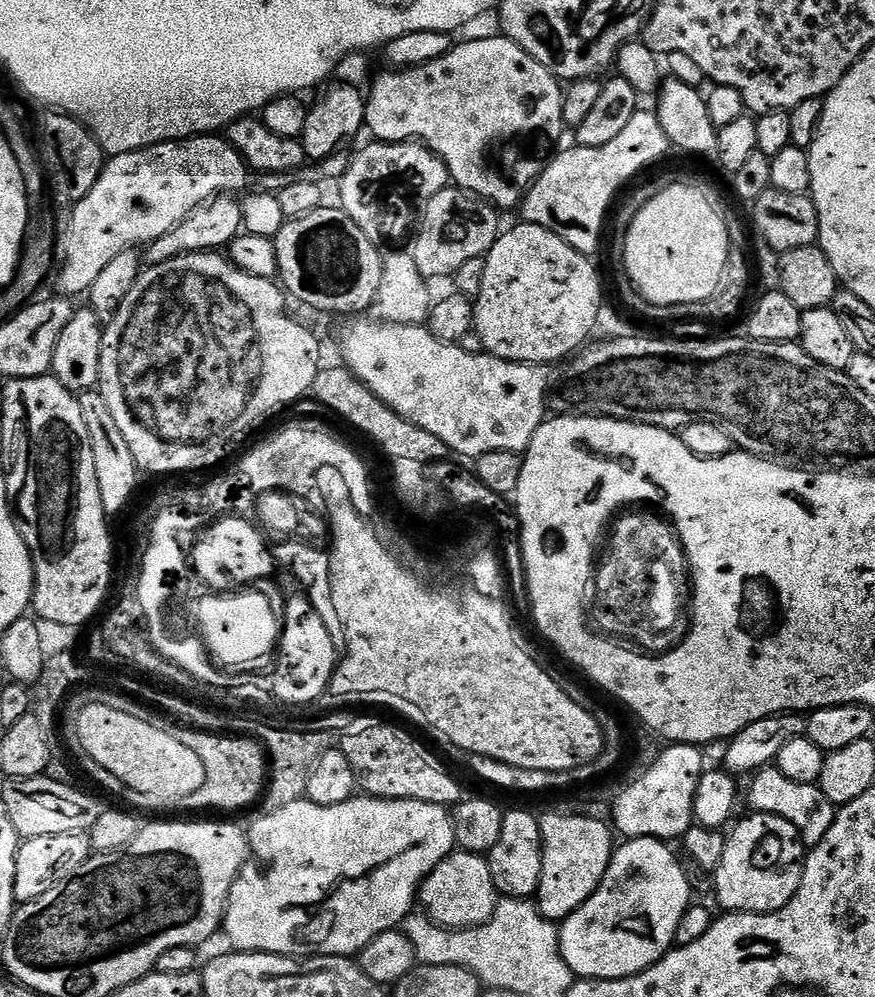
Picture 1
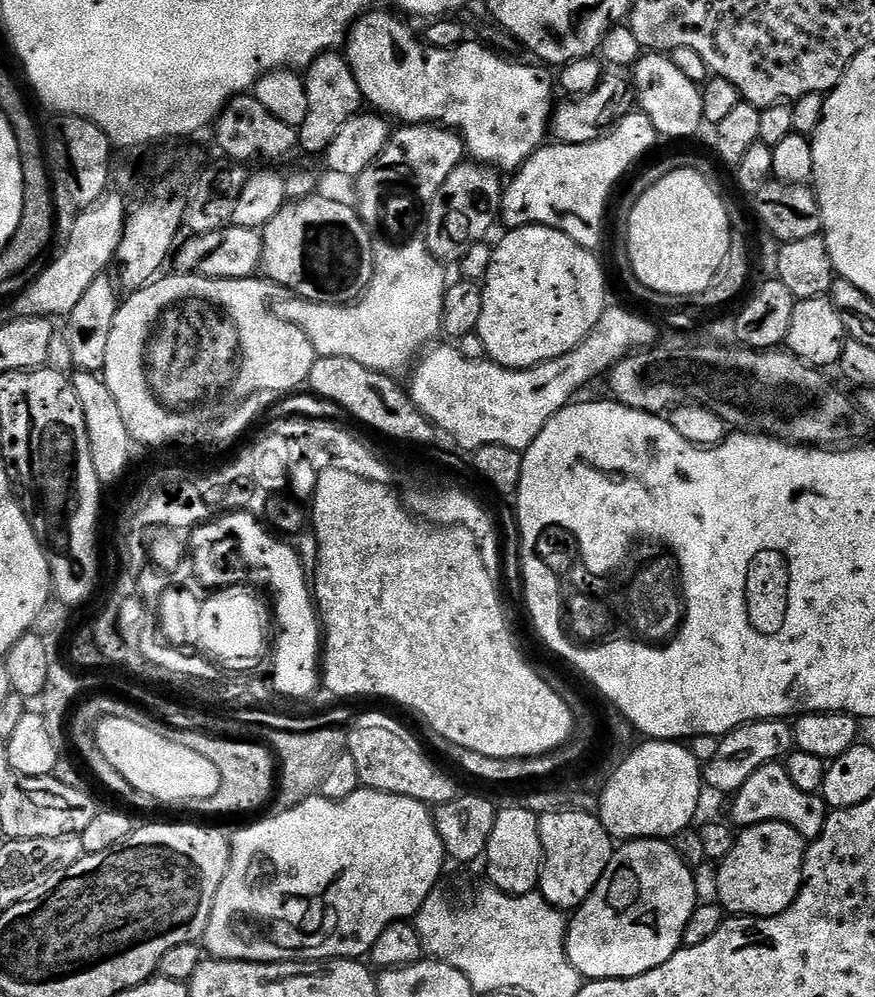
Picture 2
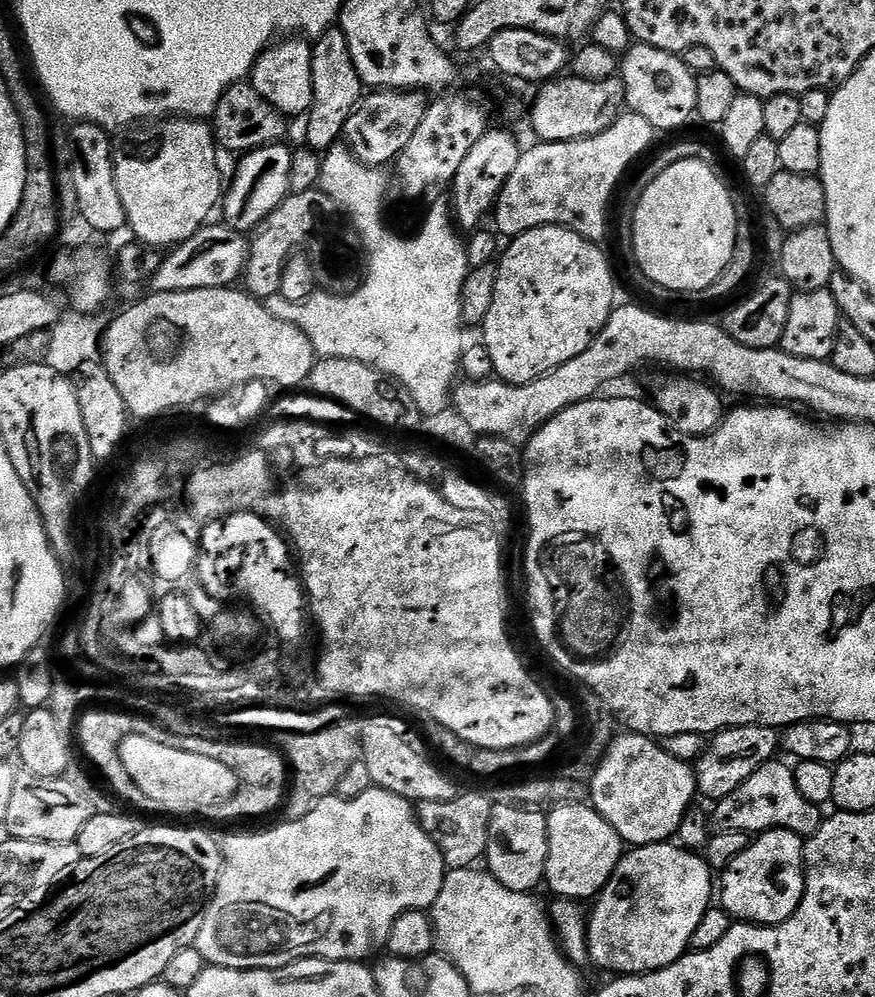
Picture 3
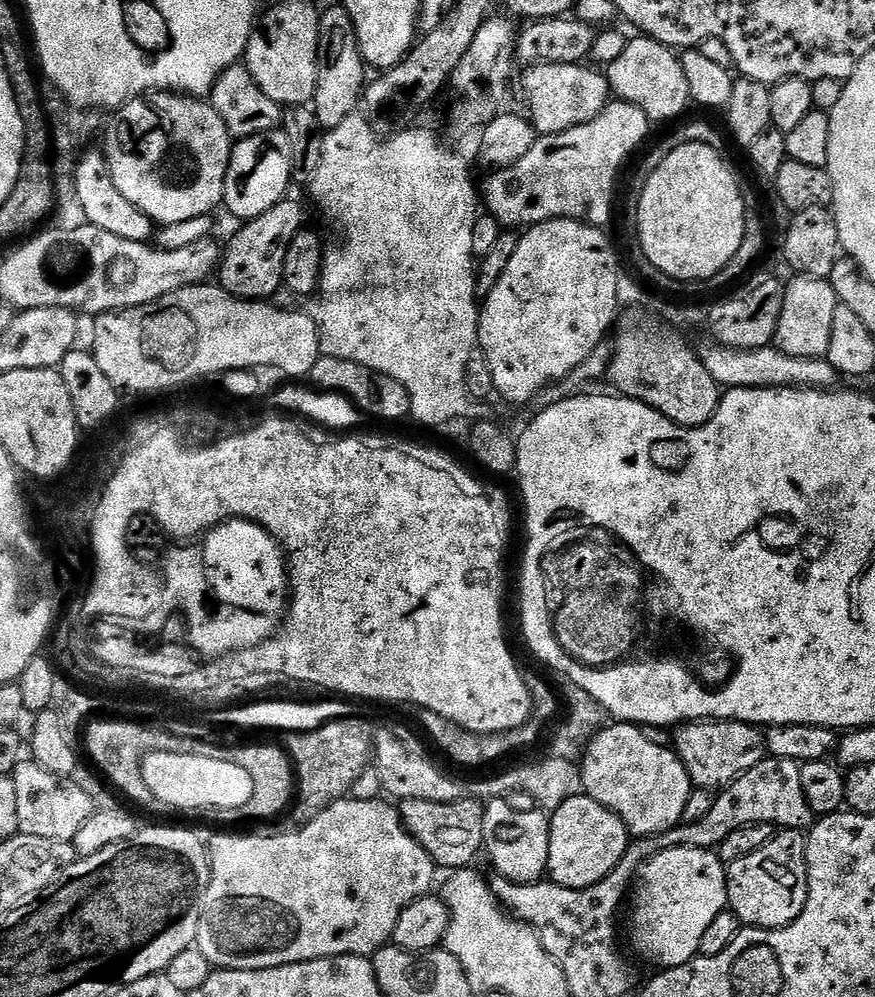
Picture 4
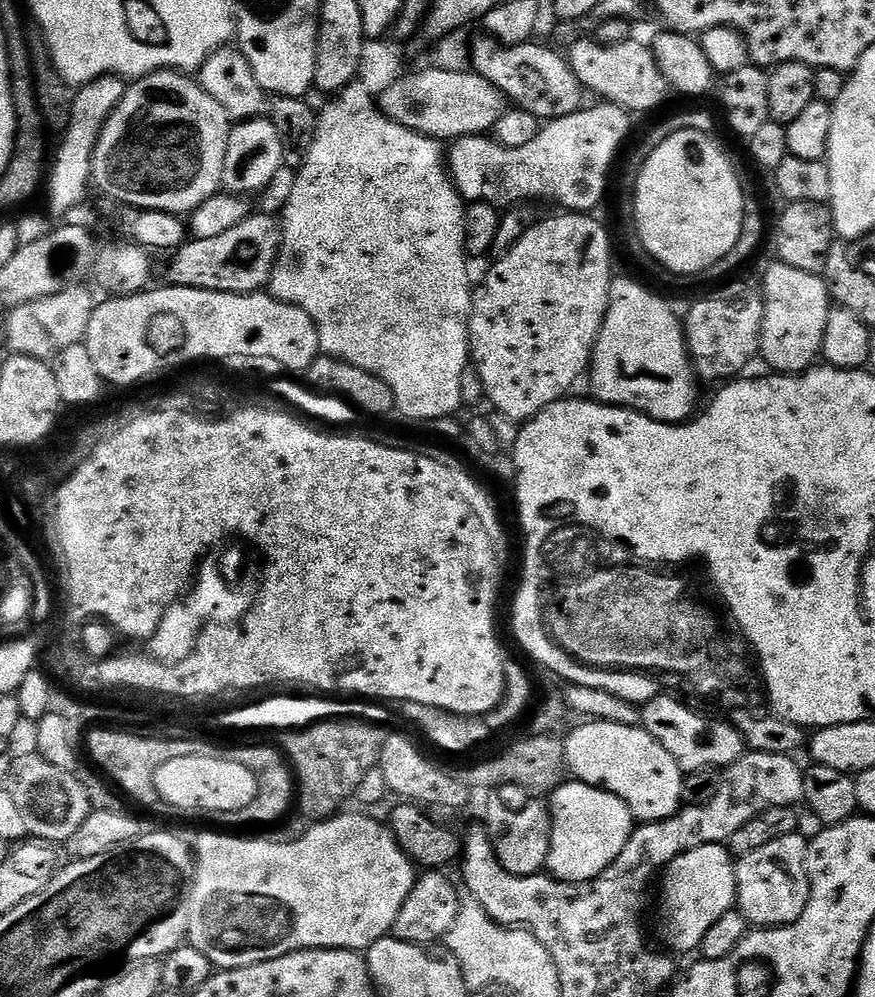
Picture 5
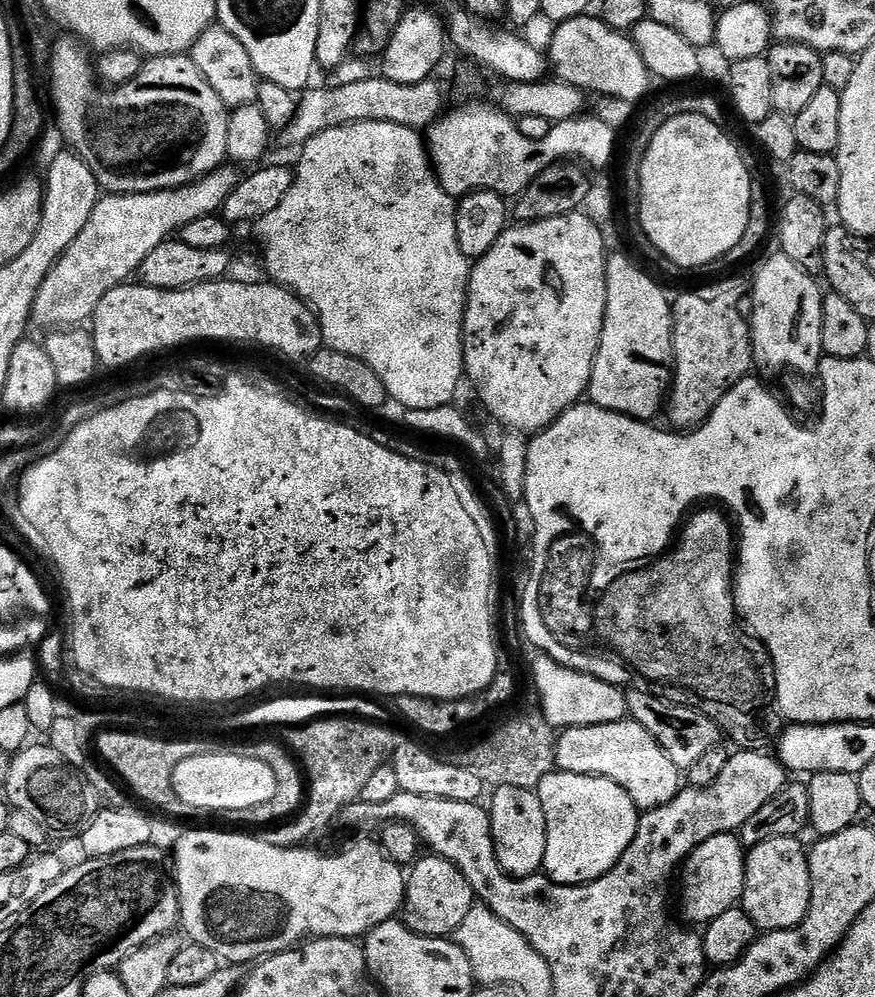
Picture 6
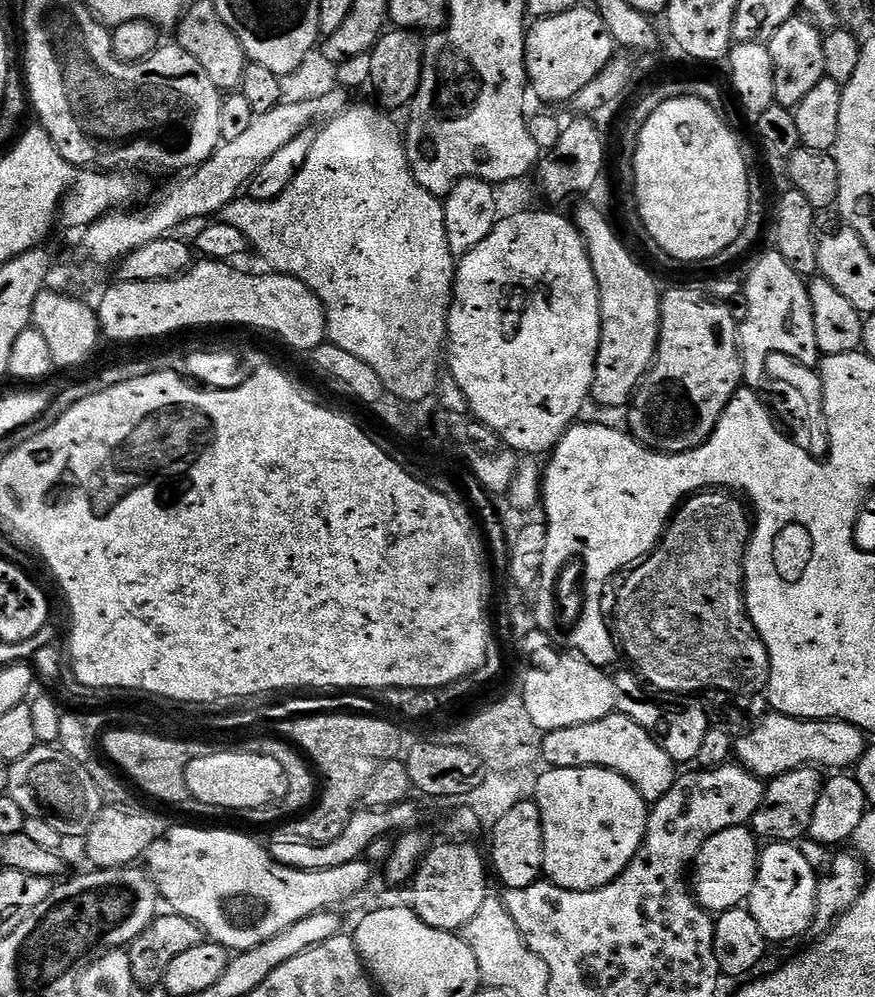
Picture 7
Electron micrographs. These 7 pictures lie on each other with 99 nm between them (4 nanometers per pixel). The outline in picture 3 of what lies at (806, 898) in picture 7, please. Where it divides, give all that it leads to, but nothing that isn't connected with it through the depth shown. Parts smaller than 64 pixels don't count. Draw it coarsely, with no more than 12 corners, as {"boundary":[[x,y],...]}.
{"boundary":[[759,833],[718,876],[733,921],[781,924],[804,897],[804,845]]}

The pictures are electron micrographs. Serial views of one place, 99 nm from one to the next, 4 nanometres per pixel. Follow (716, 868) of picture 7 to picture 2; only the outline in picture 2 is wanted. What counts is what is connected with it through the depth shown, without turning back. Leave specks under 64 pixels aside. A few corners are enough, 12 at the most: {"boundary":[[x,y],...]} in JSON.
{"boundary":[[629,840],[568,921],[585,981],[638,978],[684,943],[693,869]]}

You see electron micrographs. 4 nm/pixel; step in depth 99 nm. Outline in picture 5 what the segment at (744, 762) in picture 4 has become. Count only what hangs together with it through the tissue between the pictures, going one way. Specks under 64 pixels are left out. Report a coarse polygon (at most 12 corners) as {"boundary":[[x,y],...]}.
{"boundary":[[672,696],[640,708],[640,724],[685,774],[723,770],[746,745],[731,723]]}

